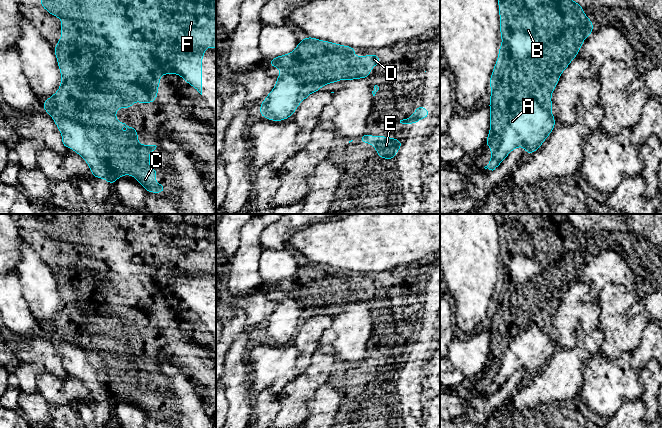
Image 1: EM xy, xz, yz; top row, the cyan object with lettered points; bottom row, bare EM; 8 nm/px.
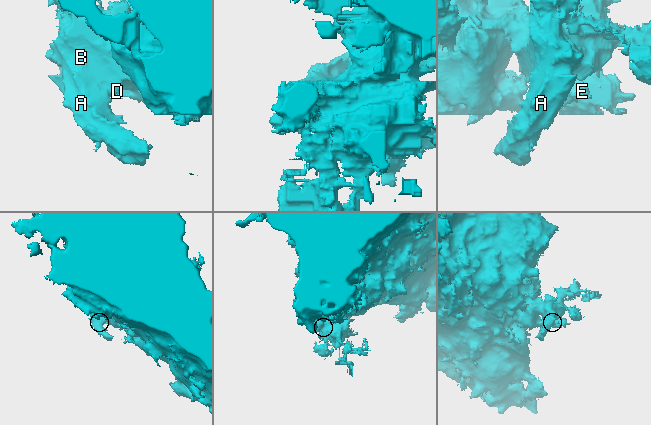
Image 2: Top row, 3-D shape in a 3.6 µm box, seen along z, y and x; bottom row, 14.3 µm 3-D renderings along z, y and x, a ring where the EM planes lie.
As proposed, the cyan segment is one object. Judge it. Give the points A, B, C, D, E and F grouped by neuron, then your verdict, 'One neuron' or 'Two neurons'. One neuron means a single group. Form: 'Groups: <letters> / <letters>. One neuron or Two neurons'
Groups: A C / B D E F. Two neurons

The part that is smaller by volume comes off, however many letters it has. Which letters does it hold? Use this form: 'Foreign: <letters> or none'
Foreign: A, C

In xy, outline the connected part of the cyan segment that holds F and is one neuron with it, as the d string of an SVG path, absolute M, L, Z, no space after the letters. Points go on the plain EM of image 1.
M39 214L40 229L49 238L62 244L61 257L63 260L53 272L61 296L61 308L58 315L43 328L51 327L54 330L69 331L72 325L78 324L79 310L86 309L90 320L104 324L113 334L121 332L131 333L132 328L138 325L143 328L153 327L158 319L160 299L174 297L185 303L202 319L202 280L205 272L216 272L216 214Z

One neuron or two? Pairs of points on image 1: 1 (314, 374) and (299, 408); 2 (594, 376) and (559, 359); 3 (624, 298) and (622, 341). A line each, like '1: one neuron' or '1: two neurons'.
1: one neuron
2: two neurons
3: one neuron

